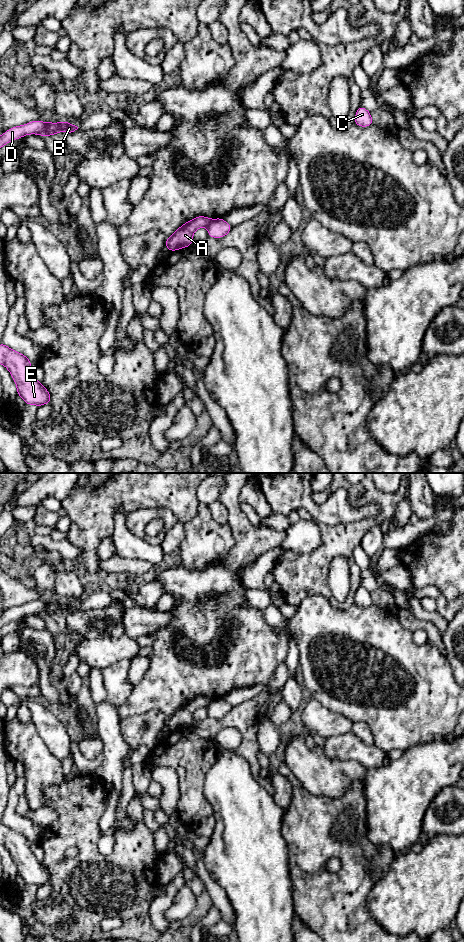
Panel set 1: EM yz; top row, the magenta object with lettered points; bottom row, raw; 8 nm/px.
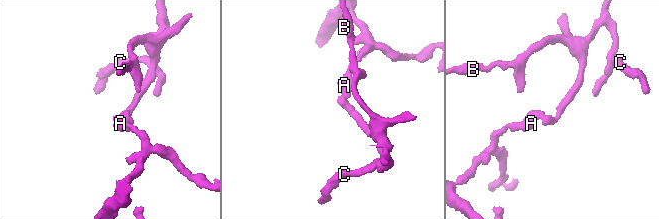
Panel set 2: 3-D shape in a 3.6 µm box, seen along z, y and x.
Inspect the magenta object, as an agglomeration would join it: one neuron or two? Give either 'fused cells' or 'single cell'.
fused cells

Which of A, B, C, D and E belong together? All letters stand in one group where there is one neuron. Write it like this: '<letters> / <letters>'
A E / B C D

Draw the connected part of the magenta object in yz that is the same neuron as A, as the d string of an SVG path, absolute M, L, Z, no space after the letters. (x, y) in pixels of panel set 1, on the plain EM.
M197 696L192 700L180 706L169 718L165 721L164 726L170 732L190 727L193 722L193 713L202 707L207 707L212 699L206 696Z

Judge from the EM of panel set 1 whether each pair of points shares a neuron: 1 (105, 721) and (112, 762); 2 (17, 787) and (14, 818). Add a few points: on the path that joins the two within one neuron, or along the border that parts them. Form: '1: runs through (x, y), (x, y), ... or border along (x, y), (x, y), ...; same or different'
1: runs through (109, 731), (112, 738), (112, 752); same
2: runs through (14, 795), (12, 810); same

